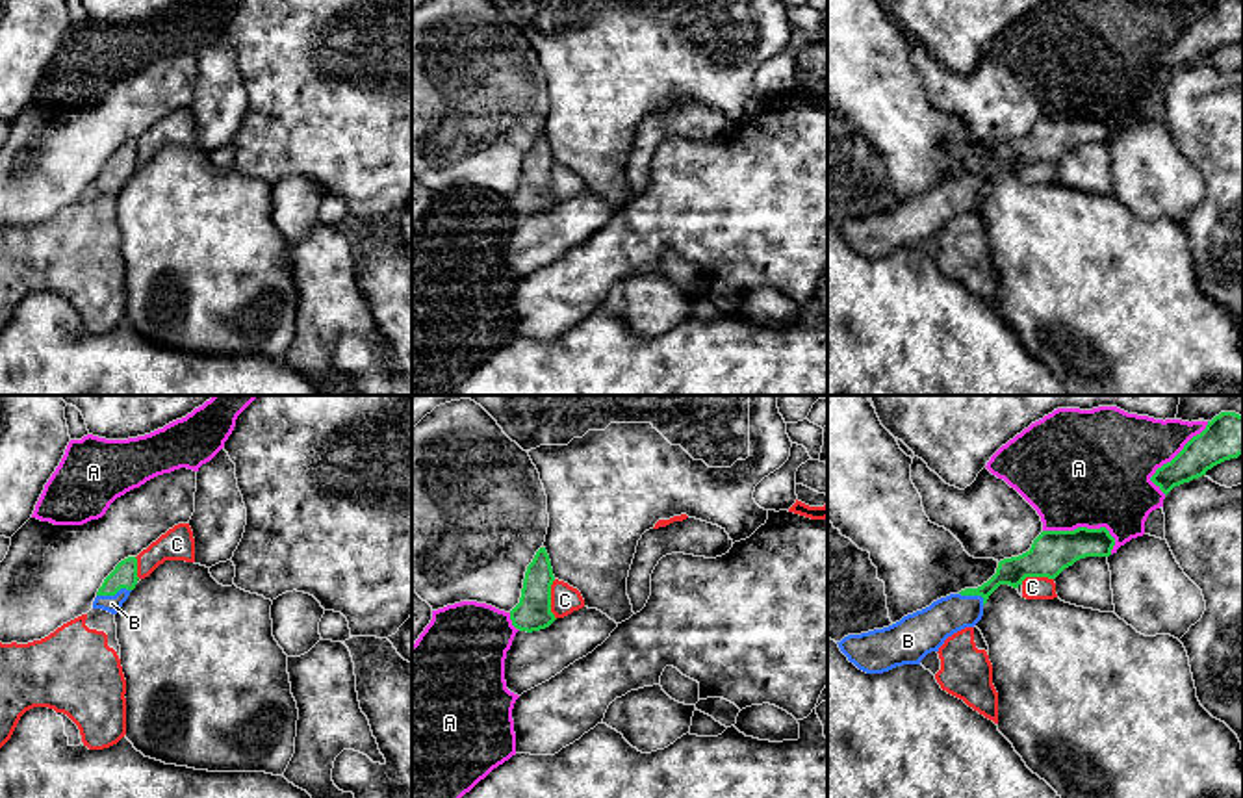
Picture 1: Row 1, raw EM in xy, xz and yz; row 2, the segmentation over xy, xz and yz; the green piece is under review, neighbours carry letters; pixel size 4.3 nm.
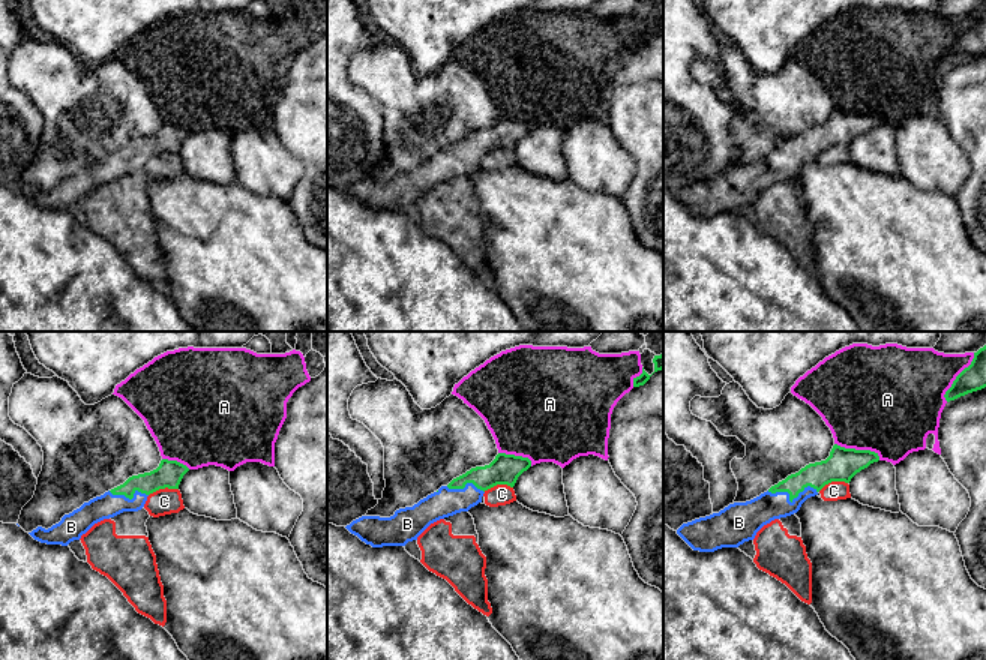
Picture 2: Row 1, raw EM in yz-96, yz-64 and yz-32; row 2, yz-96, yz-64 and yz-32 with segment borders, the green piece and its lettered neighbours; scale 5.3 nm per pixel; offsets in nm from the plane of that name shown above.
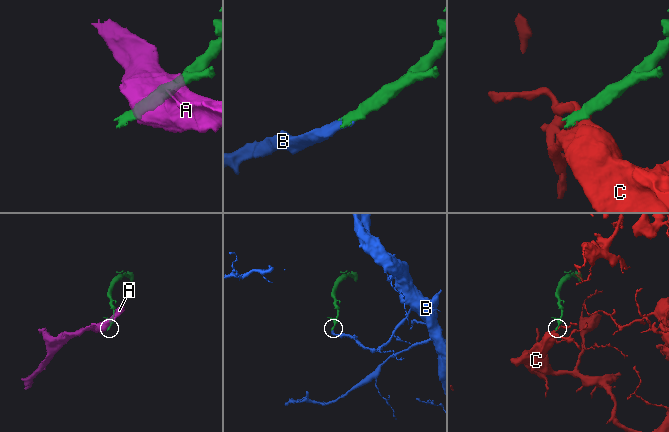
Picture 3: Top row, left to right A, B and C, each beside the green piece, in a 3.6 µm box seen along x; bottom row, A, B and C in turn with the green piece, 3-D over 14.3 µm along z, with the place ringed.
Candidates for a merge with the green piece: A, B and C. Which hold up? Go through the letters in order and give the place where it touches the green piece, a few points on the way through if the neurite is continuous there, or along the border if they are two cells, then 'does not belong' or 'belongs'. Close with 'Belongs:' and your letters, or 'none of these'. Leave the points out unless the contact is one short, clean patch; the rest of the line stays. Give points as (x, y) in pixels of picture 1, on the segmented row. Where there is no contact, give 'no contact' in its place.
A: yz (1082, 527) | does not belong
B: xy (114, 594) | across xy (125, 576), (114, 594), (112, 604) | belongs
C: xz (550, 600) | along xz (553, 579), (551, 613), (555, 618) | does not belong
Belongs: B

